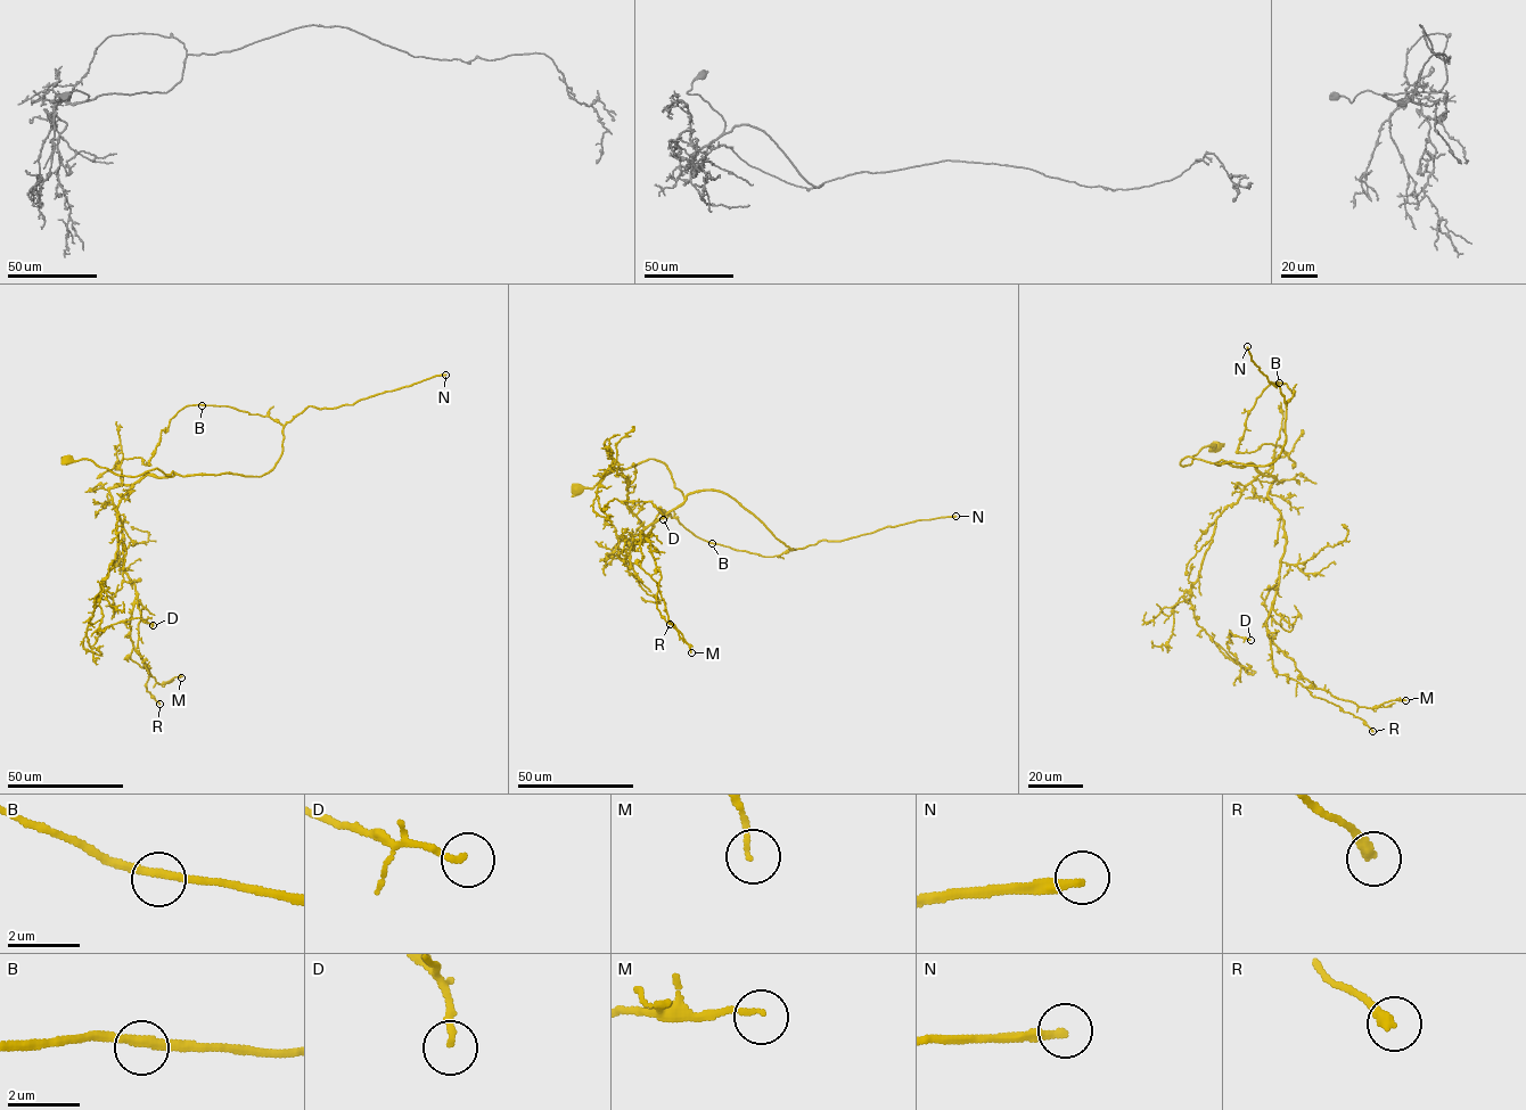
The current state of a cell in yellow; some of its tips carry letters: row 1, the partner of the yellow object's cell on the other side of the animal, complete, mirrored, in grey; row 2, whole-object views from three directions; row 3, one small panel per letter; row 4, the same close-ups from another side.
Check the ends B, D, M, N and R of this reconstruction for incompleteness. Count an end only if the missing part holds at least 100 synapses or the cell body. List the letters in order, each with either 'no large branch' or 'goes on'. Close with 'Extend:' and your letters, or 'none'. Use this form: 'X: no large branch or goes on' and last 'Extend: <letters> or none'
B: no large branch
D: no large branch
M: no large branch
N: goes on
R: no large branch
Extend: N

